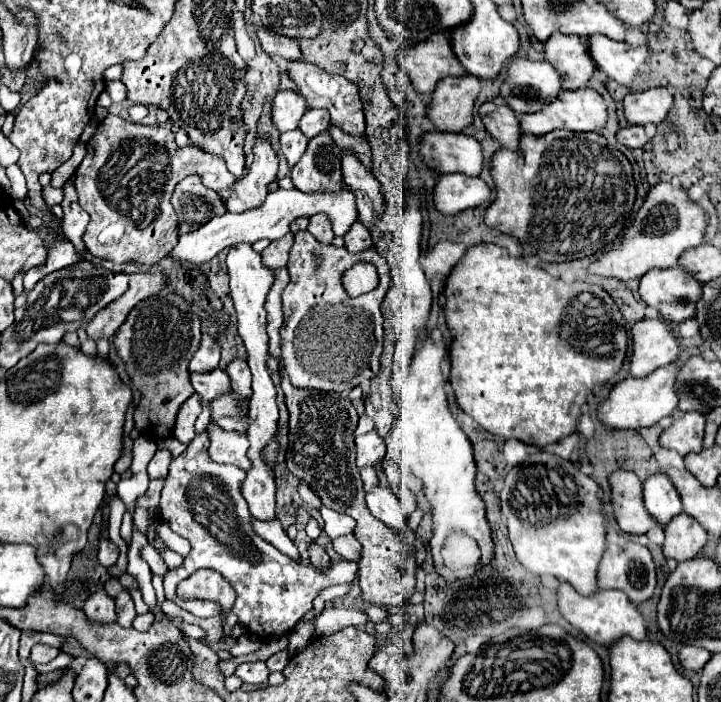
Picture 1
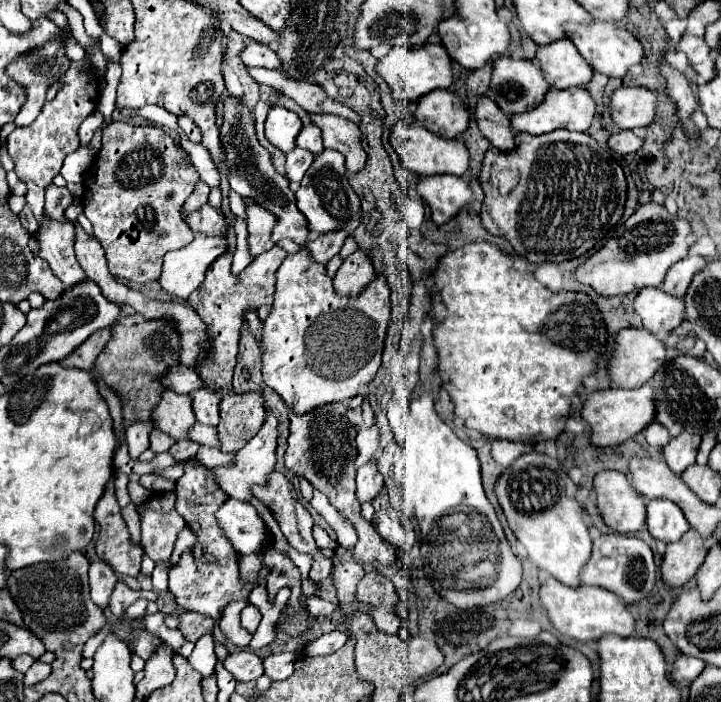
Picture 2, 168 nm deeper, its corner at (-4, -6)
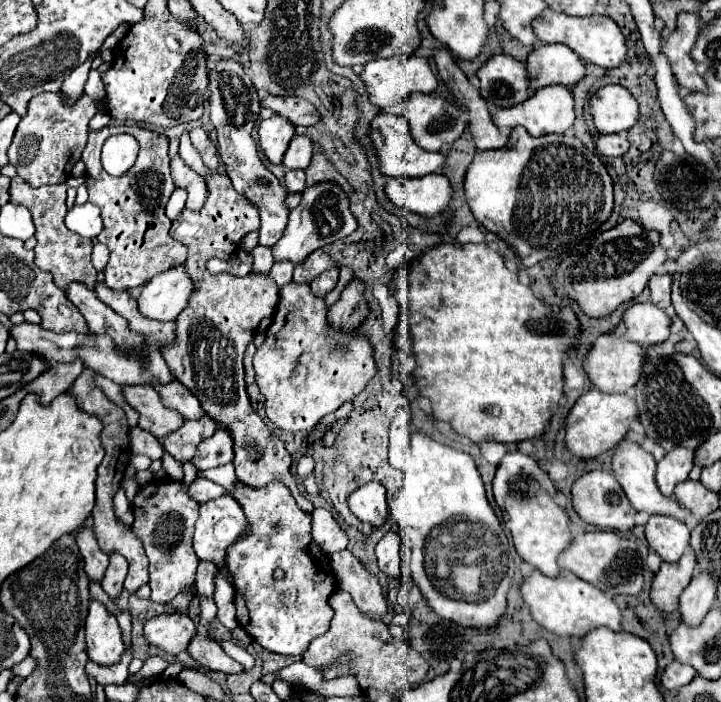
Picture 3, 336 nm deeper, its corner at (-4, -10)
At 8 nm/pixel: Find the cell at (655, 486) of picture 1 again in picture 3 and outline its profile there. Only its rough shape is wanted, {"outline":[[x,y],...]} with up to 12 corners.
{"outline":[[670,515],[646,523],[648,545],[668,563],[678,561],[690,529]]}

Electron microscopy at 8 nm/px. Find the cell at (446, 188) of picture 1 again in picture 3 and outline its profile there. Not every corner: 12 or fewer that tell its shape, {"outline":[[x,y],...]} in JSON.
{"outline":[[440,175],[402,177],[386,183],[400,207],[434,217],[452,201]]}

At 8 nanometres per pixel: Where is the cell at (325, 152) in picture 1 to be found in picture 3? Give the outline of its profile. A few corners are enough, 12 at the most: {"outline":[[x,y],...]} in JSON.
{"outline":[[336,181],[304,189],[276,259],[300,263],[358,223]]}

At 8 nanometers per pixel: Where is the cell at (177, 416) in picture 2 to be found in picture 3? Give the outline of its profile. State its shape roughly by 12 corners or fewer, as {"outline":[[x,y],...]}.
{"outline":[[122,387],[138,425],[162,441],[184,423],[154,387]]}

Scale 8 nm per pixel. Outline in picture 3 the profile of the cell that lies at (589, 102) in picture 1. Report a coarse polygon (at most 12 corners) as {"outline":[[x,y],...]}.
{"outline":[[568,87],[538,89],[520,107],[496,111],[500,129],[532,137],[566,133],[574,121]]}

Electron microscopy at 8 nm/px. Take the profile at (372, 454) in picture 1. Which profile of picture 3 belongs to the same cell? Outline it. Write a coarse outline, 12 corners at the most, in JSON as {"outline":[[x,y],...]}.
{"outline":[[370,481],[348,499],[350,511],[374,527],[388,513],[386,489]]}

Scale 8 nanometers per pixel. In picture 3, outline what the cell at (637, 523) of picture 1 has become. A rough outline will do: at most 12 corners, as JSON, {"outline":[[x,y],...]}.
{"outline":[[590,471],[572,487],[582,521],[632,531],[636,511],[612,473]]}

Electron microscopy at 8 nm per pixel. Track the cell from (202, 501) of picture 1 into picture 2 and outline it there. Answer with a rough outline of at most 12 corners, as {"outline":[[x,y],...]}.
{"outline":[[186,465],[176,509],[198,541],[170,569],[182,609],[218,617],[254,585],[214,517],[228,495]]}

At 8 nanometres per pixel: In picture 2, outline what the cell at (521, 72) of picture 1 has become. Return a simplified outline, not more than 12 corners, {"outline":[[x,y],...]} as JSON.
{"outline":[[502,55],[490,95],[506,113],[544,101],[538,65]]}

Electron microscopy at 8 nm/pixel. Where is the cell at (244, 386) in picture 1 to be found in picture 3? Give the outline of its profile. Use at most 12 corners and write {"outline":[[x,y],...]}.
{"outline":[[218,425],[200,443],[196,469],[220,467],[234,461],[234,437]]}

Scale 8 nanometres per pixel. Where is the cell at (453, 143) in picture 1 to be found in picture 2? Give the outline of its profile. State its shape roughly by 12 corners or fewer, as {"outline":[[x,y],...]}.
{"outline":[[396,121],[390,145],[414,175],[464,175],[468,149]]}

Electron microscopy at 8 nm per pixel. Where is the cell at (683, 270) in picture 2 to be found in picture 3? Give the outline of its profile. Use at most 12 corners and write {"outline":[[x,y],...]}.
{"outline":[[674,275],[650,279],[650,299],[660,309],[672,305]]}

